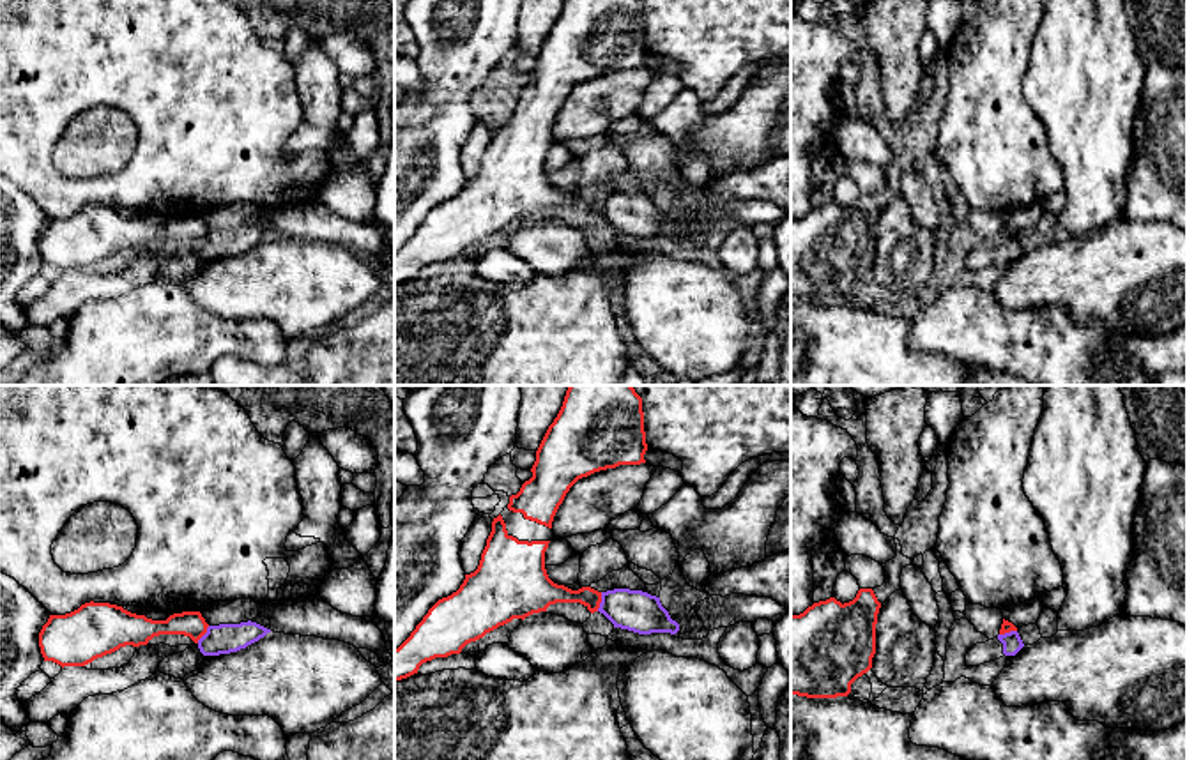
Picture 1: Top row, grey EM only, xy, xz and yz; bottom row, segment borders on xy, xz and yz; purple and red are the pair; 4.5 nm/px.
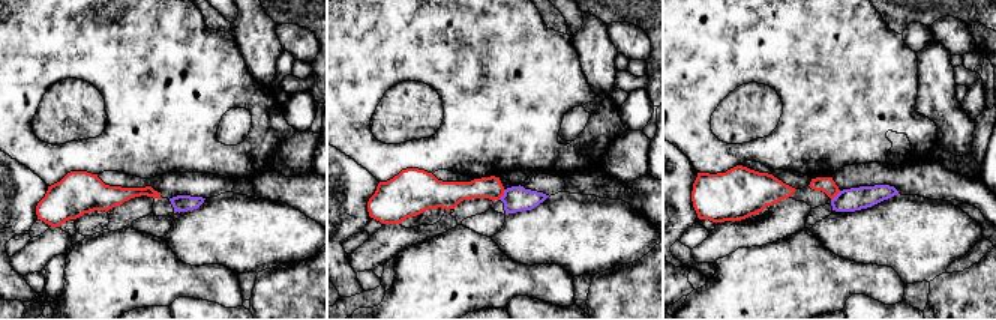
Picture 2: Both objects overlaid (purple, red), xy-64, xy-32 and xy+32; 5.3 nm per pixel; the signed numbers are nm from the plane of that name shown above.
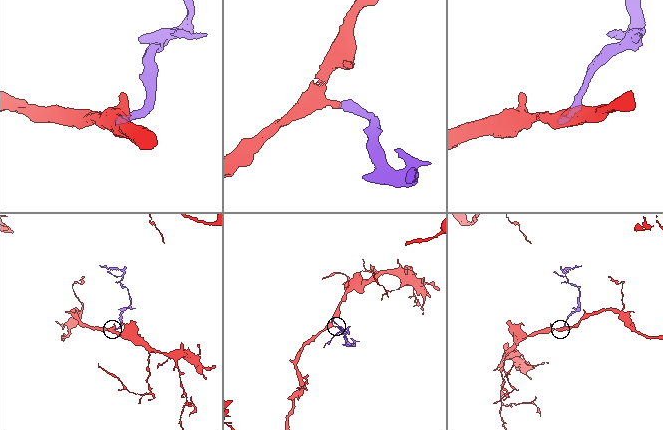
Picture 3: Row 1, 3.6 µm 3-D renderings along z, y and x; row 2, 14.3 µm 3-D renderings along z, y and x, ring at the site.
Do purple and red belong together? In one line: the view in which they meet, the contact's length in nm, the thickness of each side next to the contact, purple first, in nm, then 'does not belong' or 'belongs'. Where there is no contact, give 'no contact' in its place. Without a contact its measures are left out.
meets purple in xz; contact 90 nm long; 190 nm thick on the purple side, 110 nm on the other; does not belong

